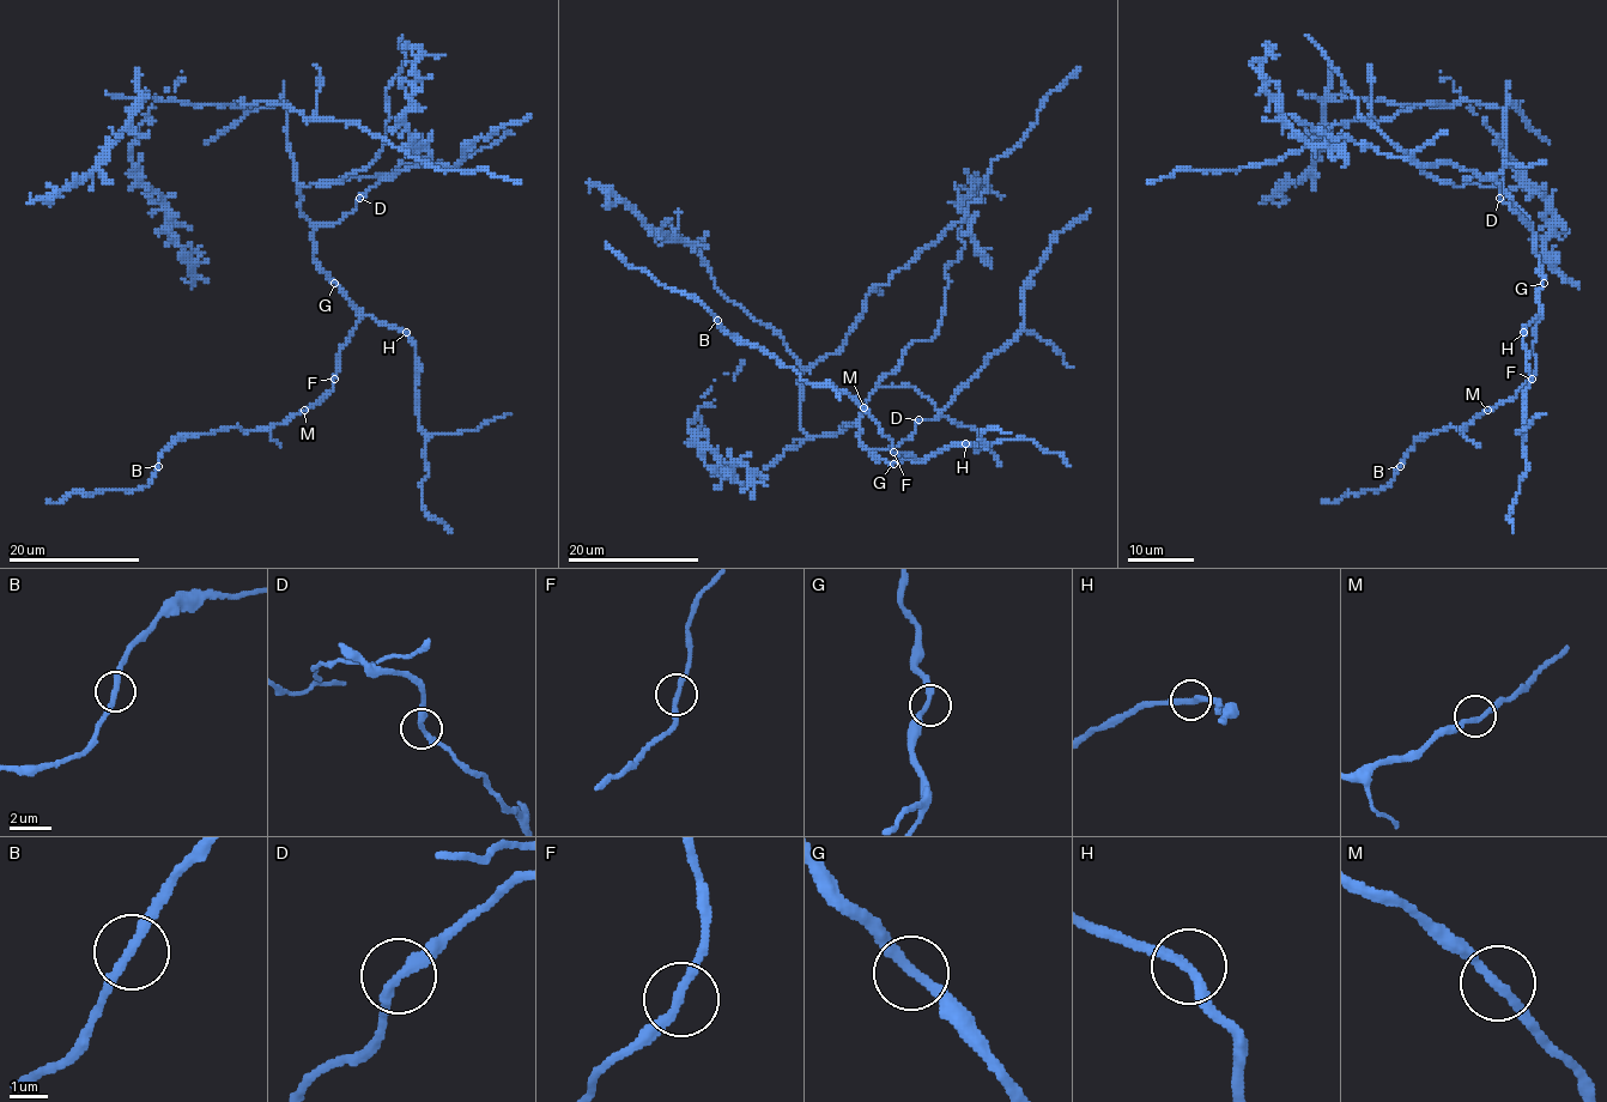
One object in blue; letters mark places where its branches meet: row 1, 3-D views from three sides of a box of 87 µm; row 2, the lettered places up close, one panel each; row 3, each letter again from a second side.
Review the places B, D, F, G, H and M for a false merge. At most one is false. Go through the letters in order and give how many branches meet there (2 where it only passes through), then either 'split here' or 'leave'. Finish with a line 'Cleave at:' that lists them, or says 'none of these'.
B: 2 | leave
D: 2 | leave
F: 2 | leave
G: 2 | leave
H: 2 | leave
M: 2 | leave
Cleave at: none of these

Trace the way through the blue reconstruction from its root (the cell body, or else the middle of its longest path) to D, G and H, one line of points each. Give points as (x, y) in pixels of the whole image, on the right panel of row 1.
D: (1502, 186), (1530, 224), (1499, 198)
G: (1502, 186), (1502, 191), (1530, 222), (1544, 283)
H: (1502, 186), (1502, 191), (1530, 222), (1539, 273), (1544, 282), (1539, 291), (1541, 312), (1523, 332)

